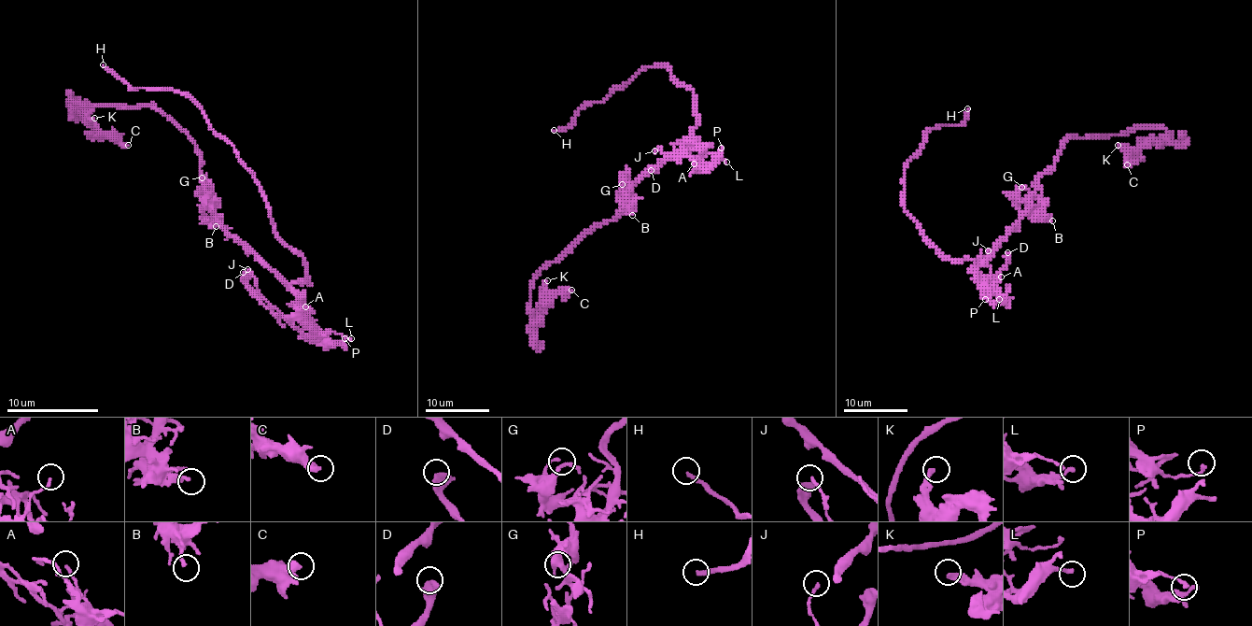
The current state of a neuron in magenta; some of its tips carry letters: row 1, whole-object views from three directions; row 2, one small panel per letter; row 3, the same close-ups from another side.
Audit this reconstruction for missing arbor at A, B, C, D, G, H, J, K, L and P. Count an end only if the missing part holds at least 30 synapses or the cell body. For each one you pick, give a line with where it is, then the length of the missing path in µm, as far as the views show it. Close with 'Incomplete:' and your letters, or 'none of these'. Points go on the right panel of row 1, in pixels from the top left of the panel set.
H: (967, 108) | 10 µm
Incomplete: H

